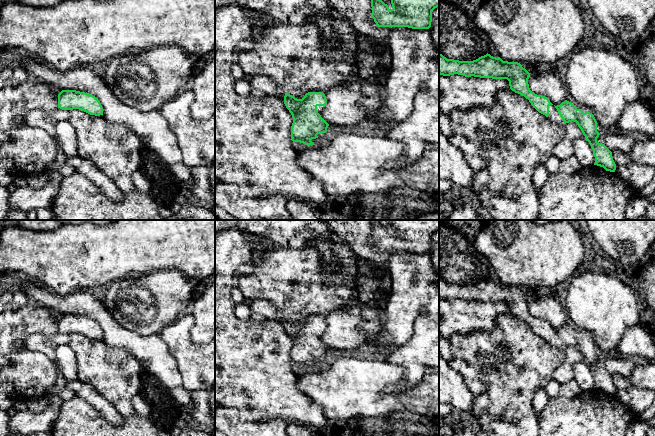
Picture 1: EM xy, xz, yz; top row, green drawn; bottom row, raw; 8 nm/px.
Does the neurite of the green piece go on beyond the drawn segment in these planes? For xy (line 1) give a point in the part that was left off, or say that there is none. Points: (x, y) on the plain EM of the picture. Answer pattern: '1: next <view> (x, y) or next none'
1: next none

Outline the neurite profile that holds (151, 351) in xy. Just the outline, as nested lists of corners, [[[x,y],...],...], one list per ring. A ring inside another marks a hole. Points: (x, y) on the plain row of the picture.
[[[31,280],[17,282],[17,290],[54,314],[76,314],[95,320],[100,325],[103,340],[108,346],[129,352],[174,400],[182,406],[193,407],[192,392],[183,386],[177,361],[159,334],[144,336],[122,327],[103,302],[87,290],[61,295]]]

